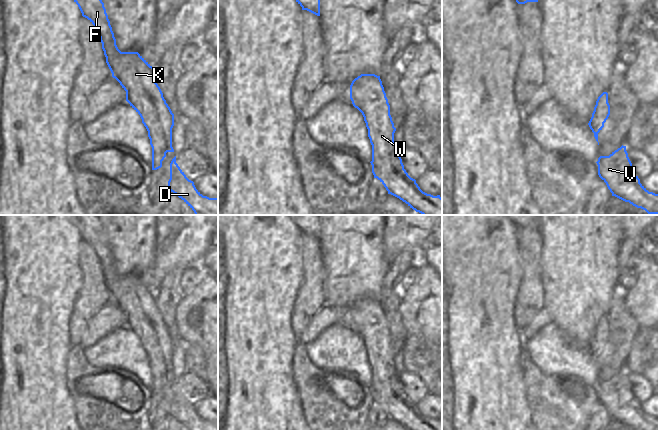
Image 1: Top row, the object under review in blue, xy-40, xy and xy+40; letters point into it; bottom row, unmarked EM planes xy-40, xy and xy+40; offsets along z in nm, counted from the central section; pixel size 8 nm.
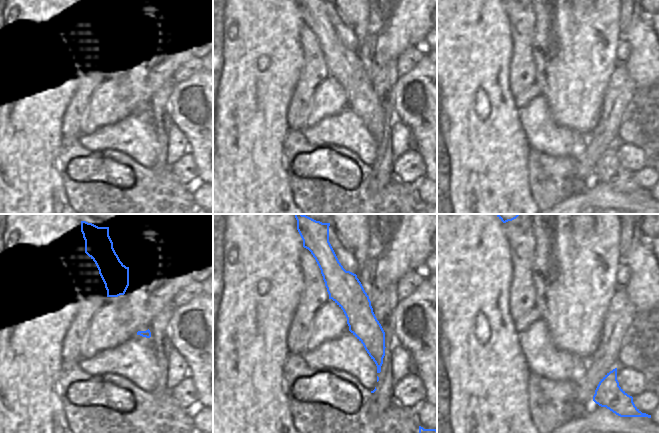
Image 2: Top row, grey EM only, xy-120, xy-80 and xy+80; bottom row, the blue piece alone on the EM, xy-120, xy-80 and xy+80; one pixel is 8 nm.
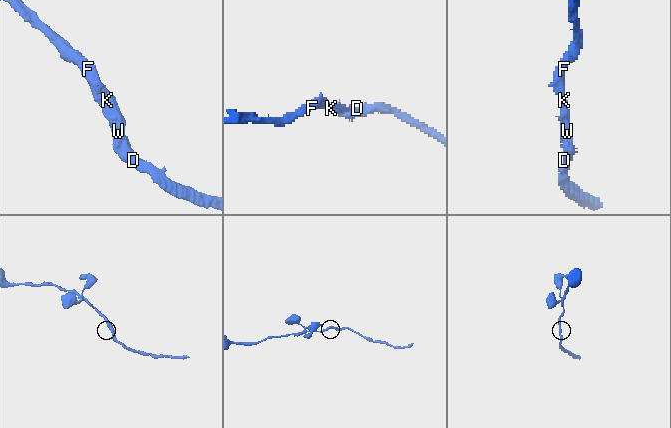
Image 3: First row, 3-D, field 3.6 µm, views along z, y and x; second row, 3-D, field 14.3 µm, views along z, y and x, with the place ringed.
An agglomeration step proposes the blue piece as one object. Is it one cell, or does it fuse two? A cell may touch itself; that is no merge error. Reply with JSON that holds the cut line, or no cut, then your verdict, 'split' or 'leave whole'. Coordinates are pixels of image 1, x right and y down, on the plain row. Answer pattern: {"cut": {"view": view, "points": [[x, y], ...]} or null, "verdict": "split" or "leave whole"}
{"cut": null, "verdict": "leave whole"}

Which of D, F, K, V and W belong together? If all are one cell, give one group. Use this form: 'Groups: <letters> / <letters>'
Groups: D F K V W.

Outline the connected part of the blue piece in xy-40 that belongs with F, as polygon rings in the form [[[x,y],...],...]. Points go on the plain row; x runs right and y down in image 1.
[[[70,215],[70,219],[78,229],[82,240],[94,249],[100,261],[106,287],[112,297],[112,301],[126,315],[126,325],[140,339],[142,347],[148,355],[148,361],[152,371],[152,394],[161,392],[166,377],[174,376],[172,371],[174,338],[166,327],[160,311],[156,307],[154,292],[138,276],[121,276],[118,273],[104,227],[100,223],[97,215]]]

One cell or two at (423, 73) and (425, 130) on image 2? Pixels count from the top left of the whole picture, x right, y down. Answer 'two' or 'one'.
one

